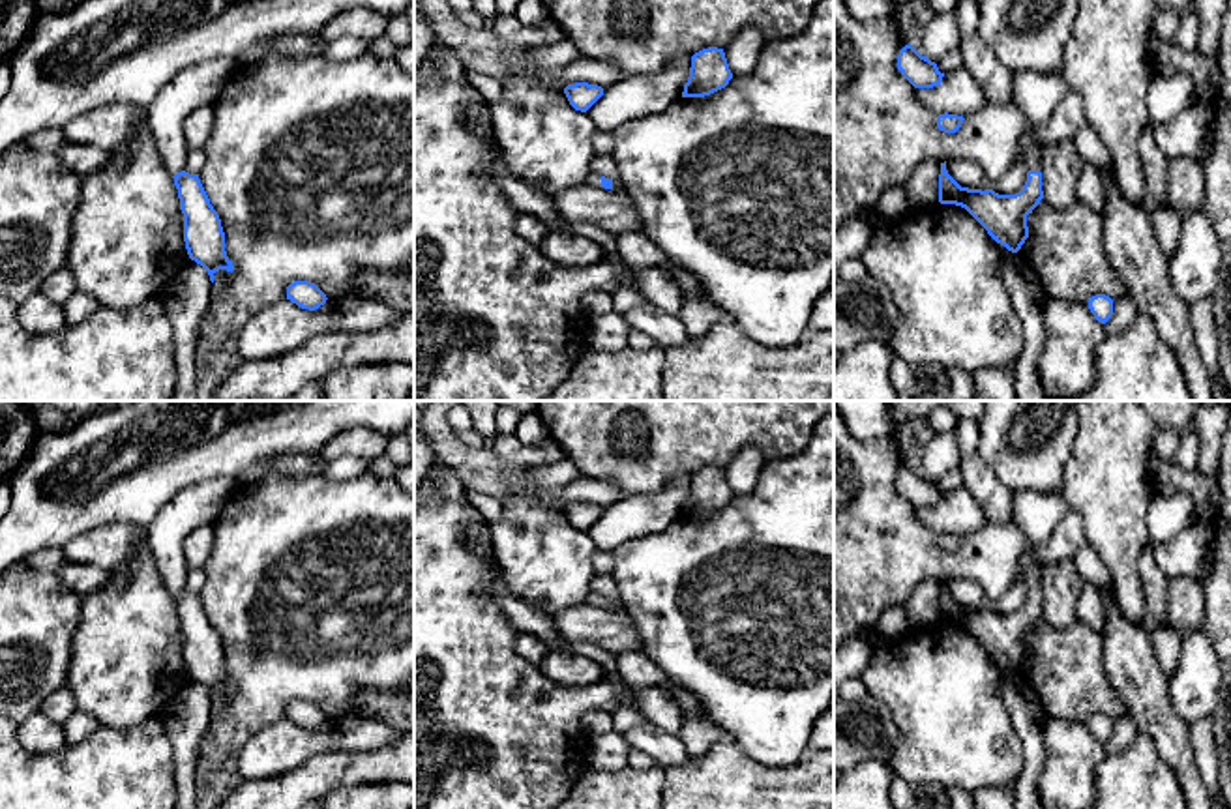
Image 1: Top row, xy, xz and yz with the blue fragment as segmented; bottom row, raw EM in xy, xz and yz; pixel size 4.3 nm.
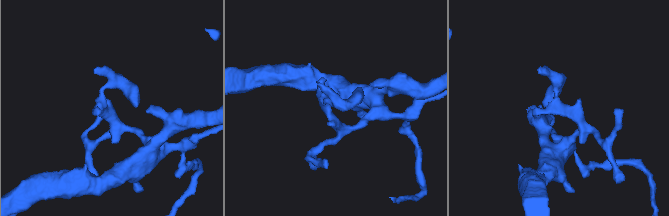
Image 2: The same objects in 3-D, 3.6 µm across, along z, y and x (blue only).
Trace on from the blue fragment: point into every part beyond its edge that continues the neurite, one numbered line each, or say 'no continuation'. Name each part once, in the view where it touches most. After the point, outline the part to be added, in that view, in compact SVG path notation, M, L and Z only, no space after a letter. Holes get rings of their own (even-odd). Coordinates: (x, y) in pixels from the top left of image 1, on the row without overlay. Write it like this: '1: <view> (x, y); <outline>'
1: xy (197, 506); M214 478L187 487L167 502L144 528L159 575L172 596L184 590L189 571L182 551L184 537L212 524L236 489L238 481L232 478Z

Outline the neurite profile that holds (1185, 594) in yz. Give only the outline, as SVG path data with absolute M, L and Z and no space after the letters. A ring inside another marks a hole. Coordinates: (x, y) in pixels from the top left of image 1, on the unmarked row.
M1175 577L1167 582L1169 624L1186 633L1201 627L1205 612L1205 582L1194 577Z

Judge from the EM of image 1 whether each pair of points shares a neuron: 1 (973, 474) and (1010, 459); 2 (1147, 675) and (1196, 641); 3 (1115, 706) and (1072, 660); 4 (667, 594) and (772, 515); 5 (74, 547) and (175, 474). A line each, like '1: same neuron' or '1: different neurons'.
1: different neurons
2: different neurons
3: same neuron
4: same neuron
5: different neurons

